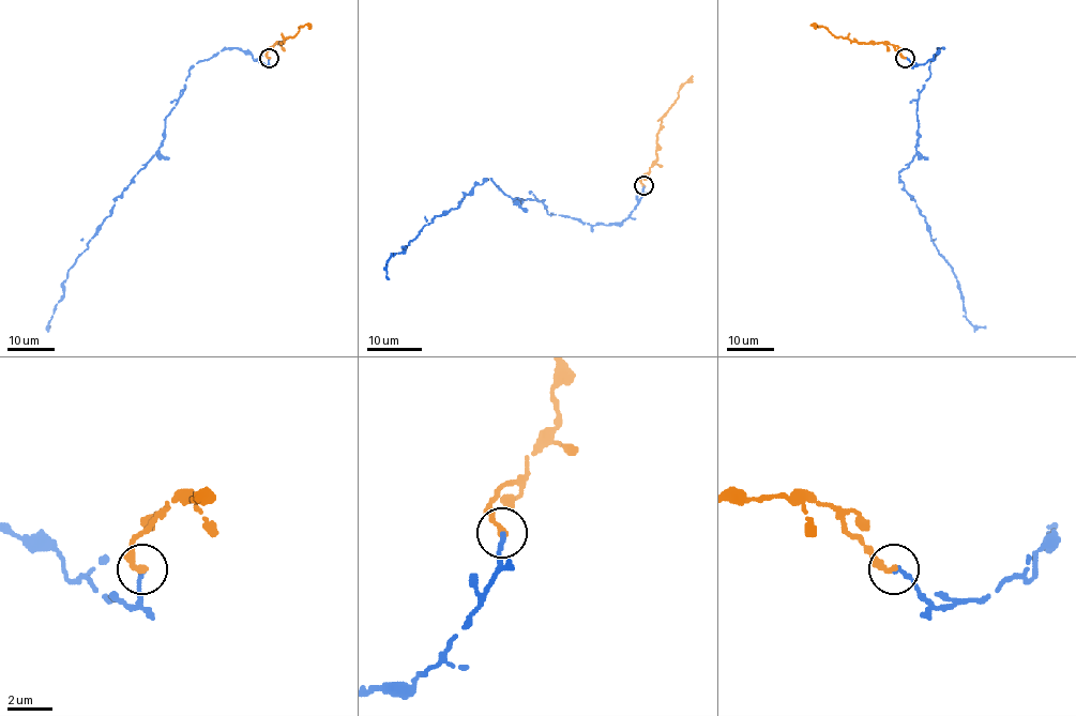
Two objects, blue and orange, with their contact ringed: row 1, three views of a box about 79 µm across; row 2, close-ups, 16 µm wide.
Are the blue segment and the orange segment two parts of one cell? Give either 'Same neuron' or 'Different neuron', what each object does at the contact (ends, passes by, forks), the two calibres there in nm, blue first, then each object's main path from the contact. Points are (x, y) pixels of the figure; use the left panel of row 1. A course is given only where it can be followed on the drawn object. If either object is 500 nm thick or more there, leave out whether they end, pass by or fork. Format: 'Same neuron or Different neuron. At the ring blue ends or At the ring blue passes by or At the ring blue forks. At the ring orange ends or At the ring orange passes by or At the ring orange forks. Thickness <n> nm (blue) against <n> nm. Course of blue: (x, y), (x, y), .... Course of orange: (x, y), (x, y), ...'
Same neuron. At the ring blue ends. At the ring orange ends. Thickness 220 nm (blue) against 320 nm. Course of blue: (269, 57), (261, 64), (224, 48), (188, 70), (158, 151), (69, 269), (49, 328). Course of orange: (269, 57), (268, 51), (274, 44), (293, 37), (299, 27), (311, 25)

